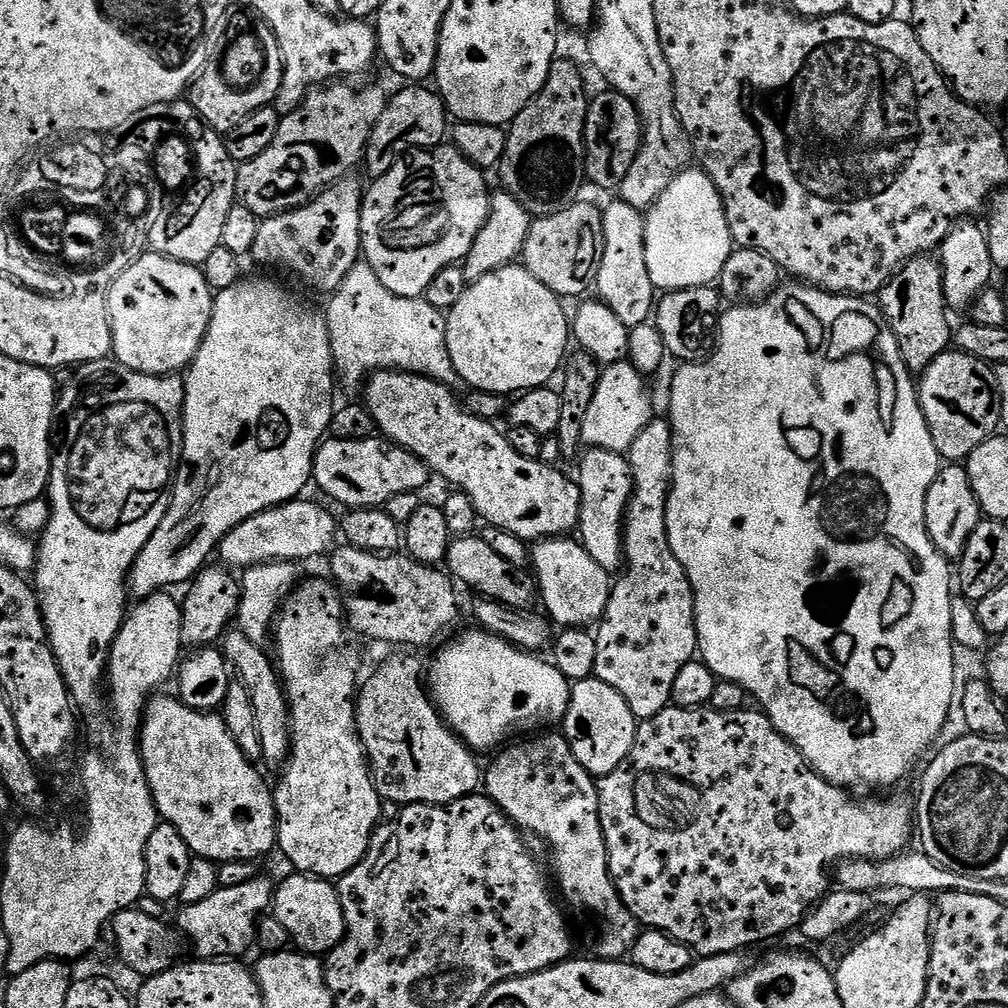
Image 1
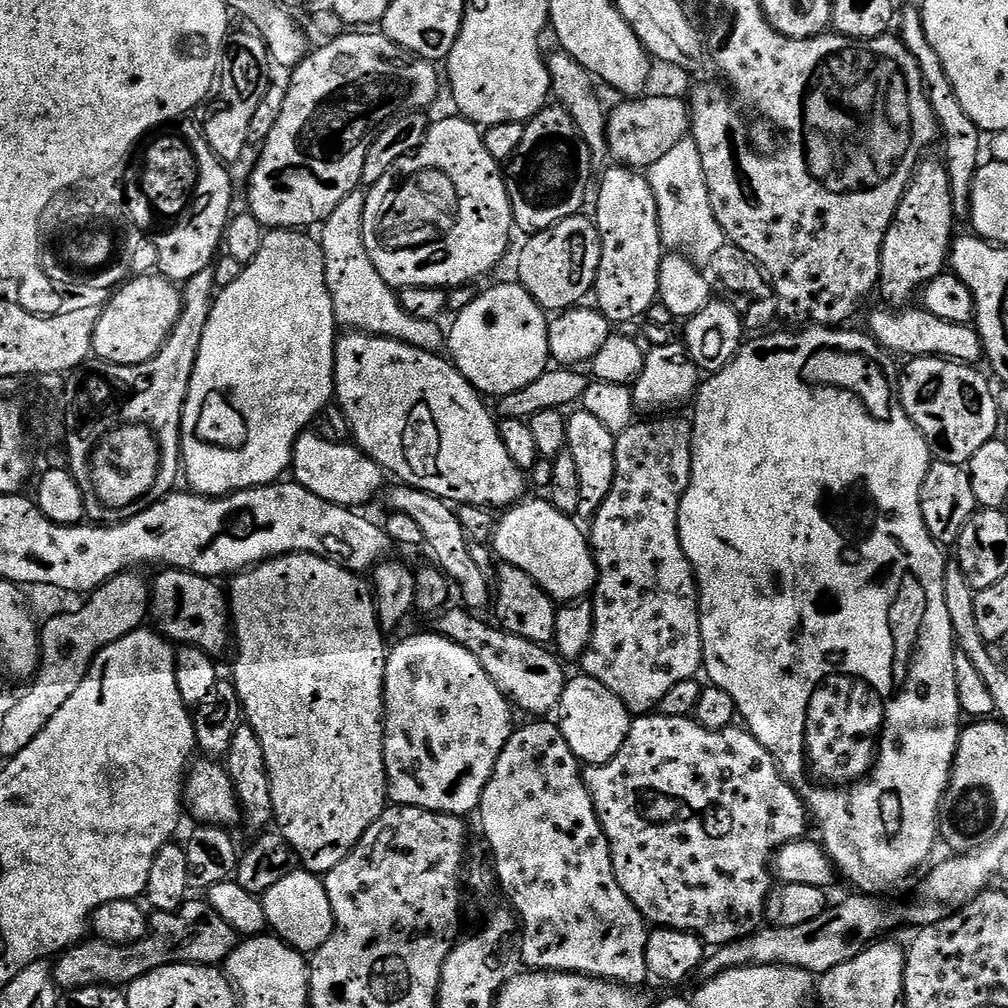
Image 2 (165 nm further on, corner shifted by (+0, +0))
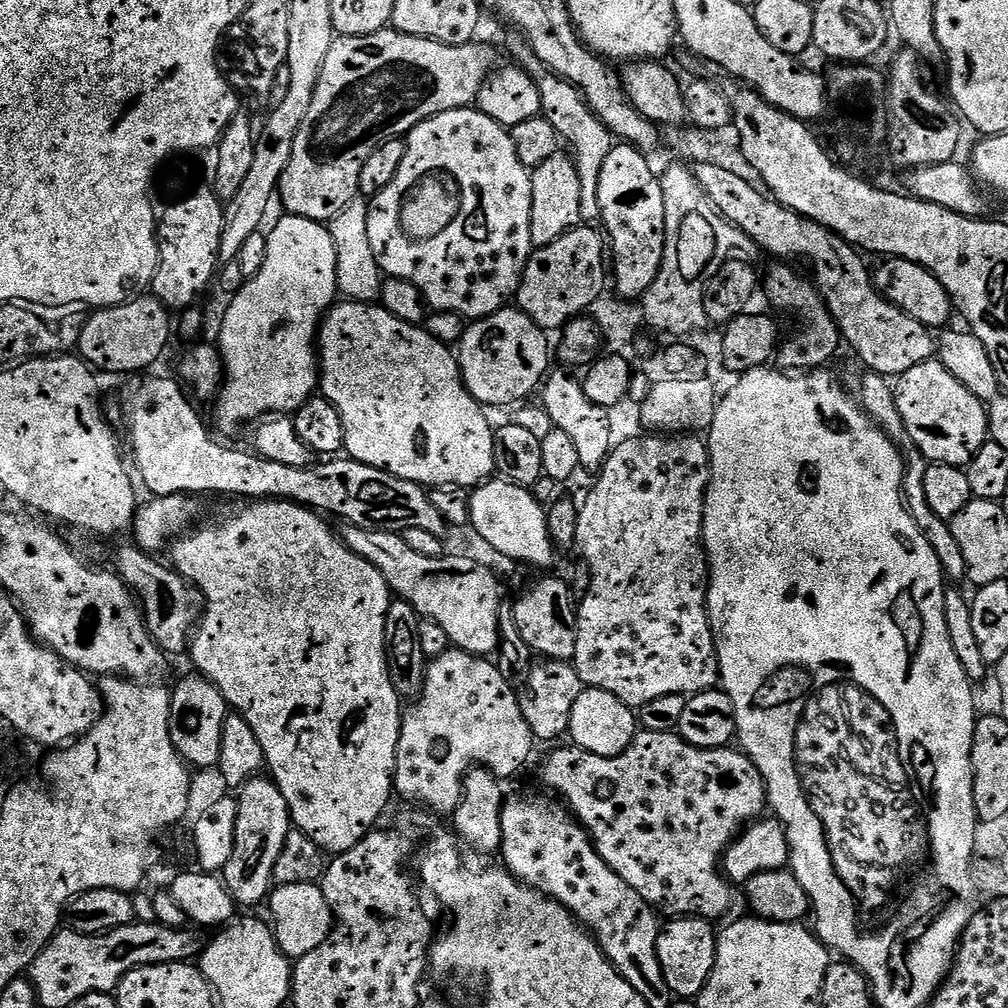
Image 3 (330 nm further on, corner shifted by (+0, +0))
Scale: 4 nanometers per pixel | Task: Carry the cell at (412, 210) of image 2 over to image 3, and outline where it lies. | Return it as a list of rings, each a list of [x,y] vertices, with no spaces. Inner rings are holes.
[[[479,107],[455,108],[446,110],[429,120],[423,120],[414,126],[406,137],[406,147],[402,166],[398,166],[398,174],[394,174],[394,182],[386,186],[377,196],[371,197],[368,209],[368,229],[370,230],[370,247],[374,249],[374,258],[378,258],[378,266],[385,277],[402,278],[406,282],[414,282],[424,296],[425,305],[437,312],[453,312],[464,317],[465,321],[475,322],[494,314],[505,307],[520,289],[520,279],[524,276],[524,268],[528,265],[534,251],[530,234],[530,210],[532,209],[532,173],[518,158],[516,147],[512,141],[512,133],[503,124],[494,122]]]

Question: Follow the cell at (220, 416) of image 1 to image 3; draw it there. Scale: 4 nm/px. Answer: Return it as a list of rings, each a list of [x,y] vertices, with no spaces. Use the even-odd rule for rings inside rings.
[[[287,214],[281,215],[281,217],[281,220],[273,226],[272,232],[269,231],[267,233],[266,262],[262,262],[262,270],[258,270],[258,274],[251,277],[245,283],[244,287],[227,301],[228,309],[225,310],[224,321],[220,324],[220,344],[218,343],[218,351],[224,365],[224,377],[222,387],[215,397],[214,405],[216,404],[216,420],[224,428],[232,428],[235,424],[244,424],[247,420],[257,419],[256,421],[259,421],[269,414],[294,414],[306,401],[312,399],[318,388],[320,378],[320,369],[318,367],[318,333],[328,309],[333,307],[334,301],[338,296],[338,289],[336,287],[338,254],[334,250],[334,238],[321,221],[302,218],[301,216],[289,216]]]

